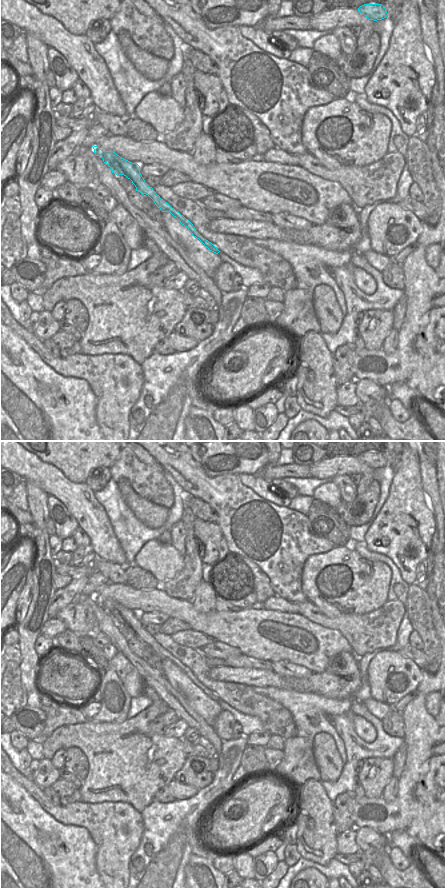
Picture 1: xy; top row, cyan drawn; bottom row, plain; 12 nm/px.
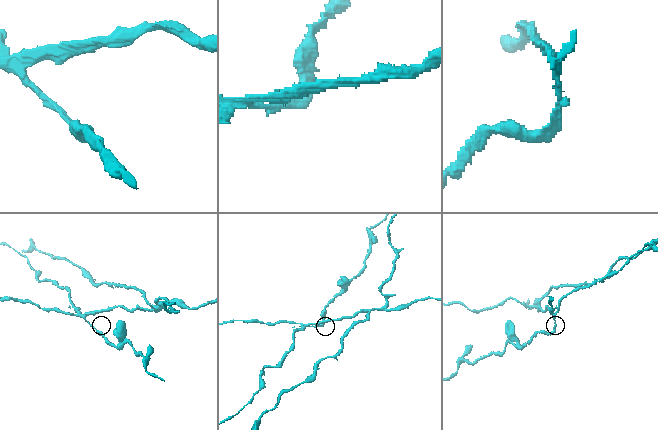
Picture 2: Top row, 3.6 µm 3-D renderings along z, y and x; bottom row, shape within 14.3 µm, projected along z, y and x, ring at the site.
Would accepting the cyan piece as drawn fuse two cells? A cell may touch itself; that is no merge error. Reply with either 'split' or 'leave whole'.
split

